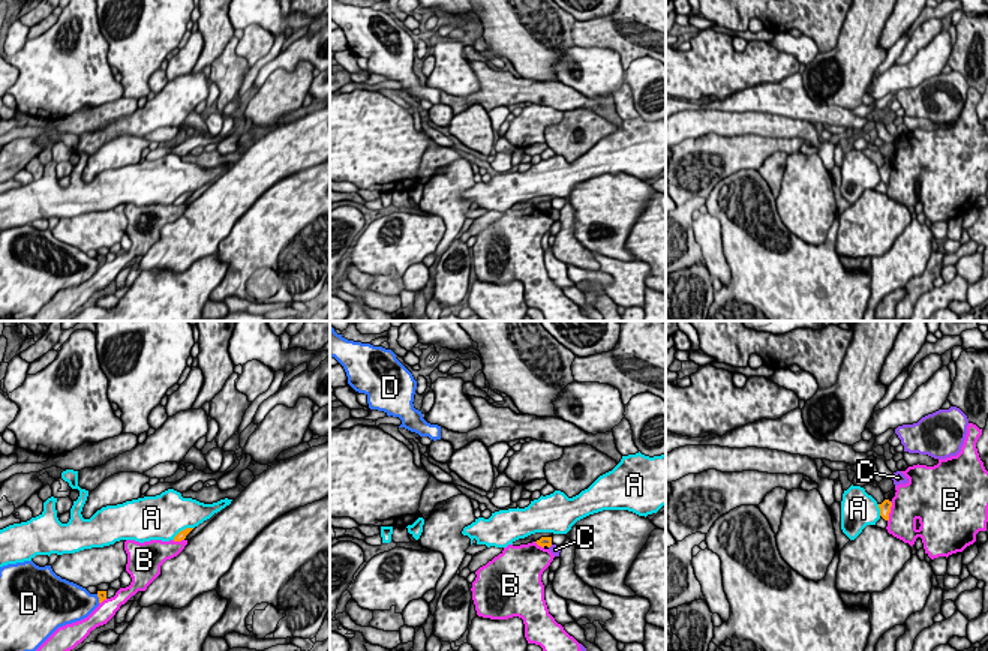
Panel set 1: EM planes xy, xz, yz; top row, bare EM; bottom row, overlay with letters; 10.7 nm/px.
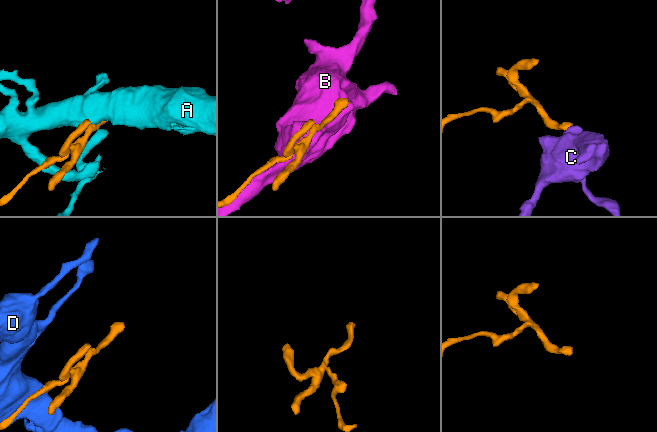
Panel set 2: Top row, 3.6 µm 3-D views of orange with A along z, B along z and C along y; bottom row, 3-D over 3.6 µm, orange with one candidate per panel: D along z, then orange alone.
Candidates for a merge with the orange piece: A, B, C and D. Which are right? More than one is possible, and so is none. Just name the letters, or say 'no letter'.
no letter

